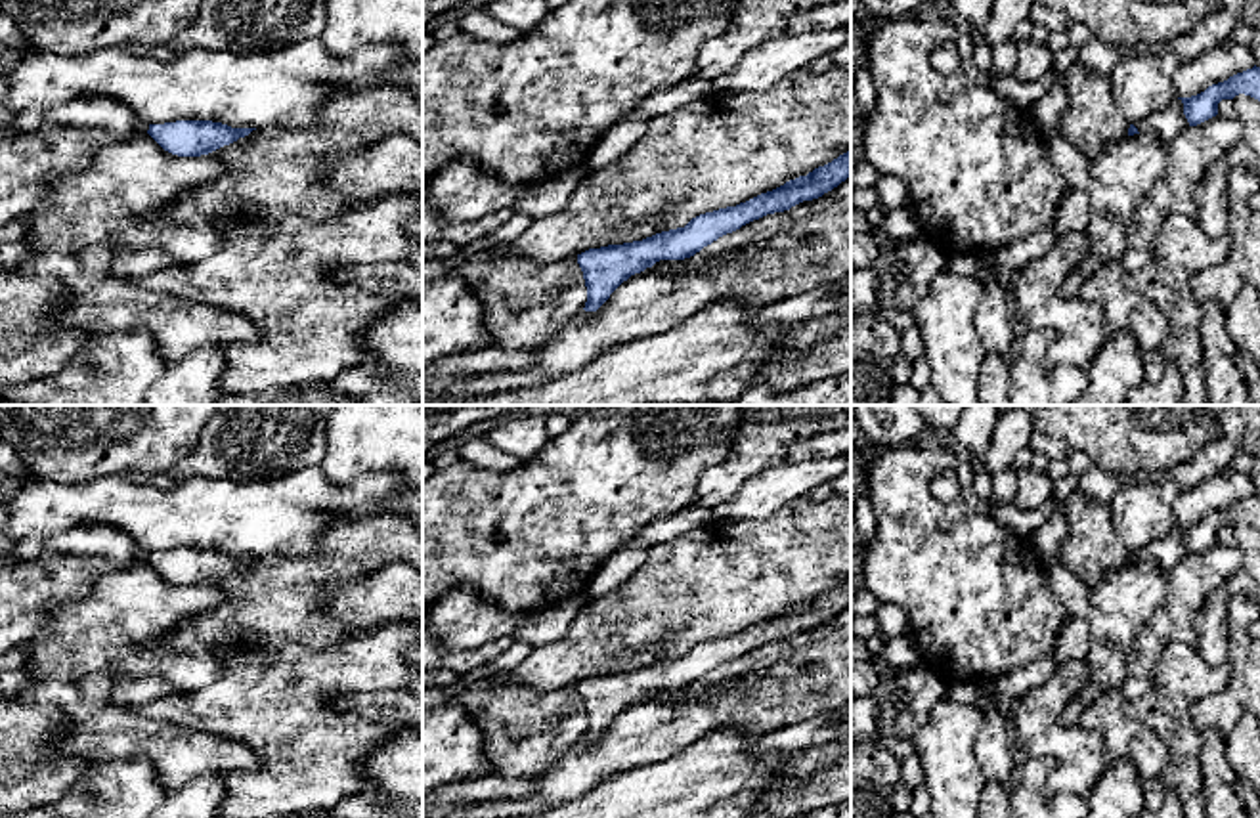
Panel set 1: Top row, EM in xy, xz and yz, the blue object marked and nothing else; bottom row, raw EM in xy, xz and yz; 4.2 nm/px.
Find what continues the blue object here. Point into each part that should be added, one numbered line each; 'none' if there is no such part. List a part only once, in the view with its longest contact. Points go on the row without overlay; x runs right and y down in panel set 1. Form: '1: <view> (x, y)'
none

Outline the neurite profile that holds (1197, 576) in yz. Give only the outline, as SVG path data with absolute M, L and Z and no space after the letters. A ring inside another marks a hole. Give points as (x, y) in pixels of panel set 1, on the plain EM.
M1216 543L1197 554L1187 554L1164 571L1166 600L1128 652L1128 678L1120 688L1126 701L1134 701L1149 690L1155 665L1166 644L1197 644L1199 610L1218 587L1237 573L1243 562L1235 545Z

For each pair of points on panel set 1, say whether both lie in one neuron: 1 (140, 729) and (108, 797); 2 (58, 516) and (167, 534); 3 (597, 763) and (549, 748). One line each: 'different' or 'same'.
1: different
2: same
3: different

